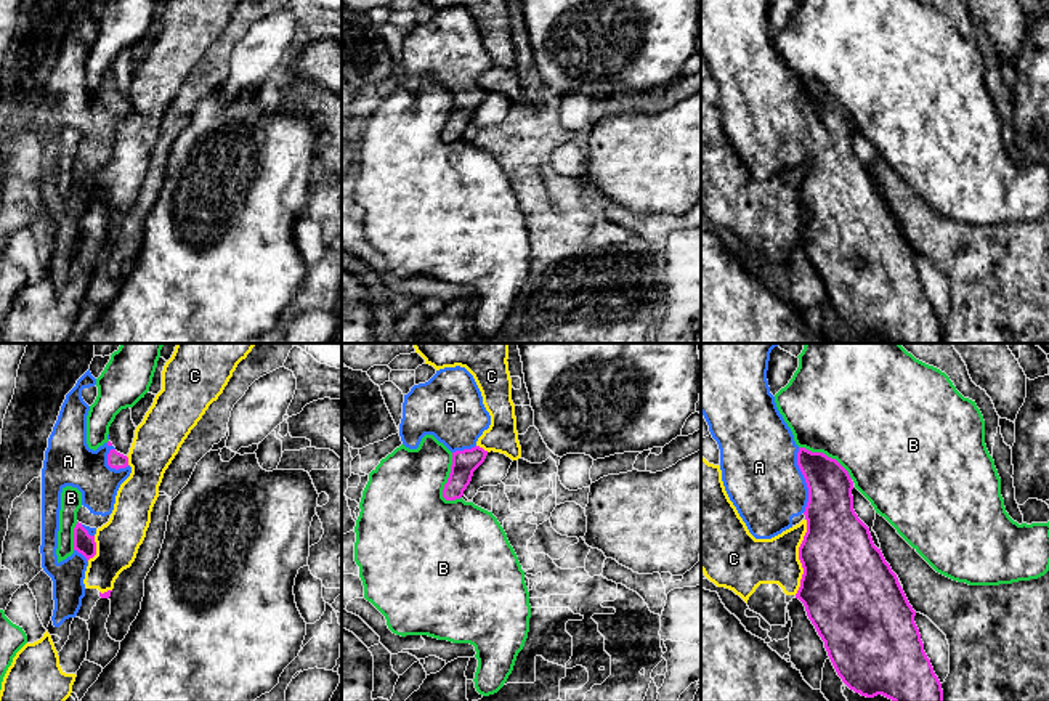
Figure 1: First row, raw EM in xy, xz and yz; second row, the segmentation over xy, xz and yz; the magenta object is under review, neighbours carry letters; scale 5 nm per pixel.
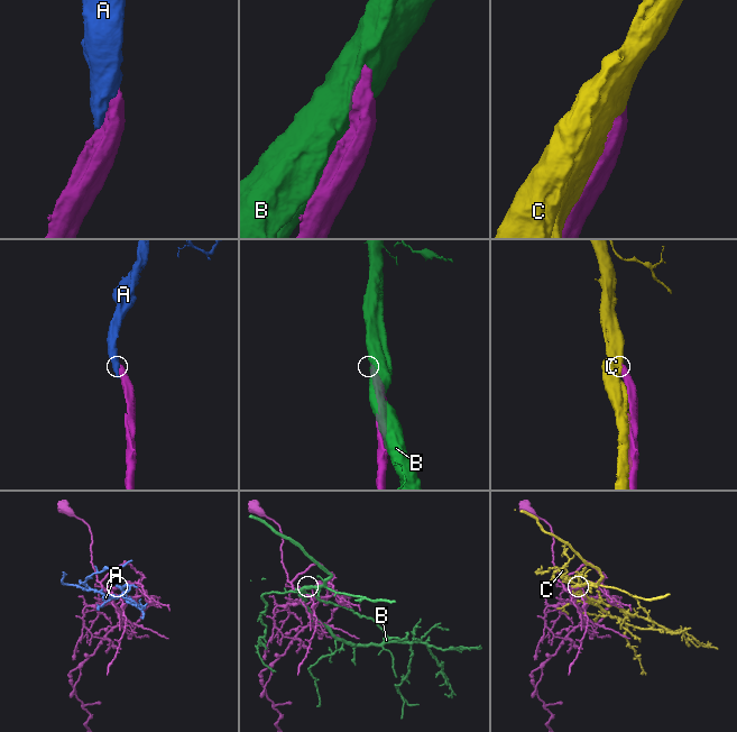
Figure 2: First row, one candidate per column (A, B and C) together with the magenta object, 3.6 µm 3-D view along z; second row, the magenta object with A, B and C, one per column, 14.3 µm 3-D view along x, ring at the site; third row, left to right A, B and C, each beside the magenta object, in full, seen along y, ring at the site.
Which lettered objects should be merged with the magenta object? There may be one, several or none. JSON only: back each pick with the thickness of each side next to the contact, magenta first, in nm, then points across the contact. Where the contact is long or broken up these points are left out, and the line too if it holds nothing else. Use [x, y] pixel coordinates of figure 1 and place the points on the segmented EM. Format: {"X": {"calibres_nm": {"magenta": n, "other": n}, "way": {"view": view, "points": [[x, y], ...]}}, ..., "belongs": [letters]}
{"A": {"calibres_nm": {"magenta": 260, "other": 380}}, "belongs": ["A"]}

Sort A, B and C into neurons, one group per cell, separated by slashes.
A / B / C

